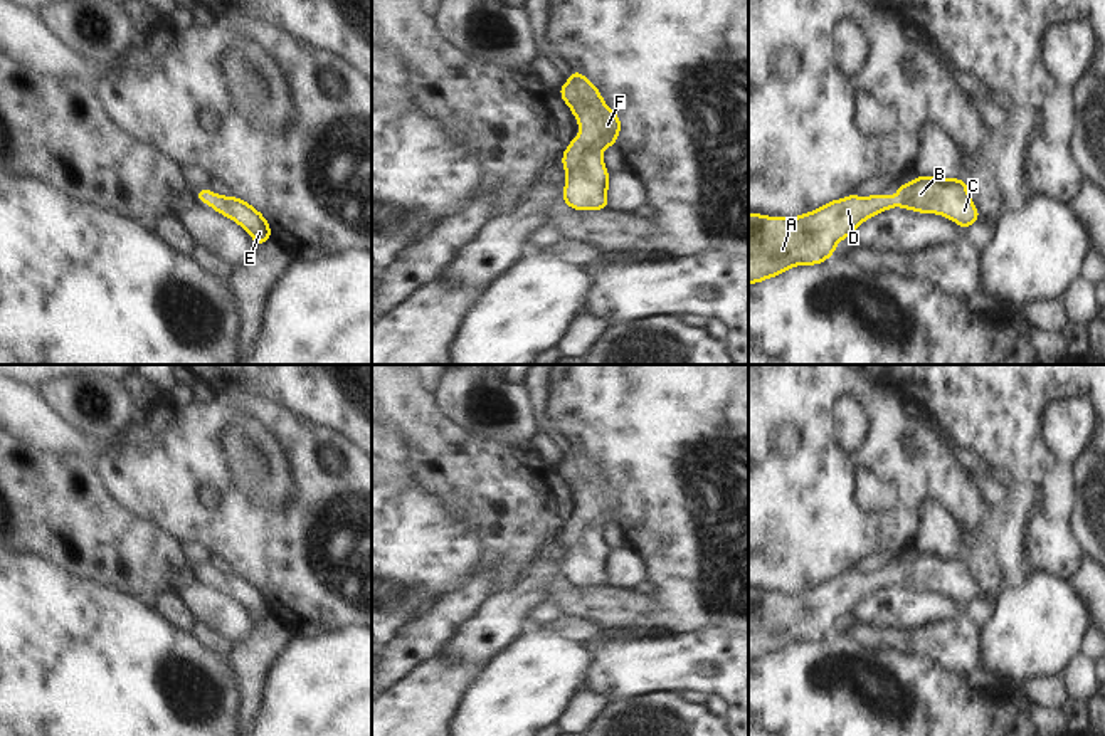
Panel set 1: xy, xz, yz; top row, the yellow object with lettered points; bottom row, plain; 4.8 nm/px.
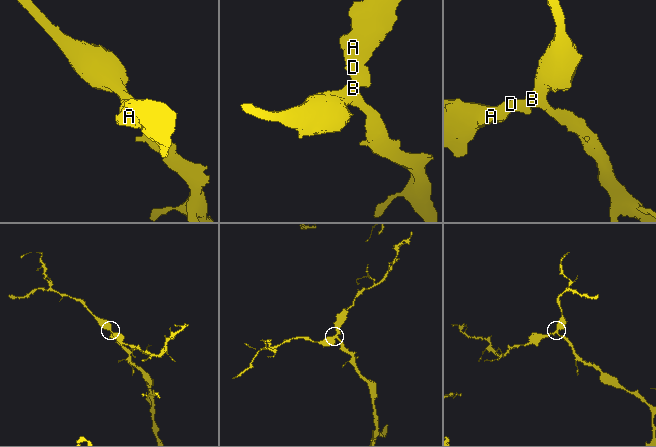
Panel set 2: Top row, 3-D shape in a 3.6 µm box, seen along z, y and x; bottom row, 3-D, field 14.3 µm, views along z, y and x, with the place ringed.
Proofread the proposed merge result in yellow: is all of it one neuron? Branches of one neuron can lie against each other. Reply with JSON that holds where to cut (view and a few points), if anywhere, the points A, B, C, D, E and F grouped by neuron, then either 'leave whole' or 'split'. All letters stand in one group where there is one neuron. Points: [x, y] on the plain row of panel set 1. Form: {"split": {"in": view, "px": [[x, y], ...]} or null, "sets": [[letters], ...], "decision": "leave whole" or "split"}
{"split": null, "sets": [["A", "B", "C", "D", "E", "F"]], "decision": "leave whole"}

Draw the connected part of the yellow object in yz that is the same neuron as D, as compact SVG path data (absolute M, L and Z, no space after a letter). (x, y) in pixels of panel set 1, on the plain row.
M918 551L901 560L895 573L848 571L799 593L748 590L748 660L775 654L799 640L816 642L834 633L834 623L873 591L891 583L940 590L964 607L981 595L960 555Z

